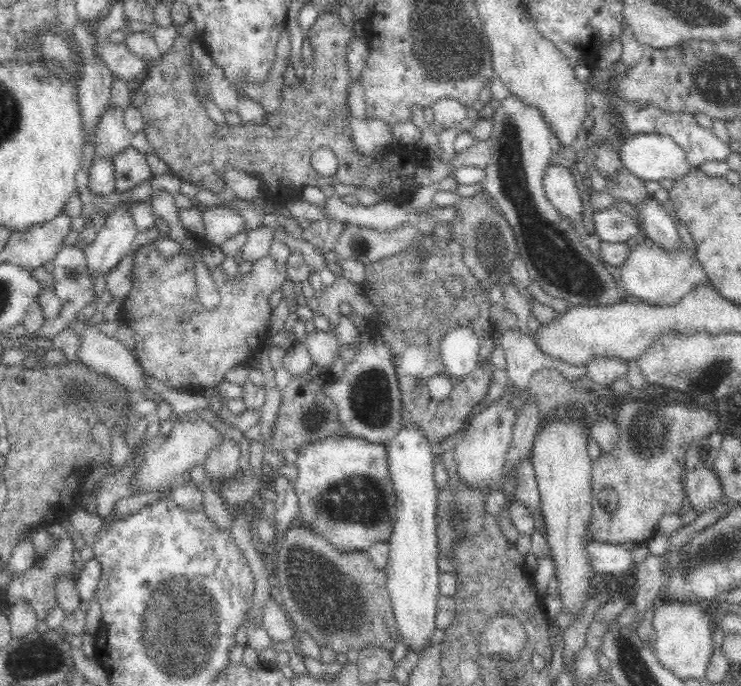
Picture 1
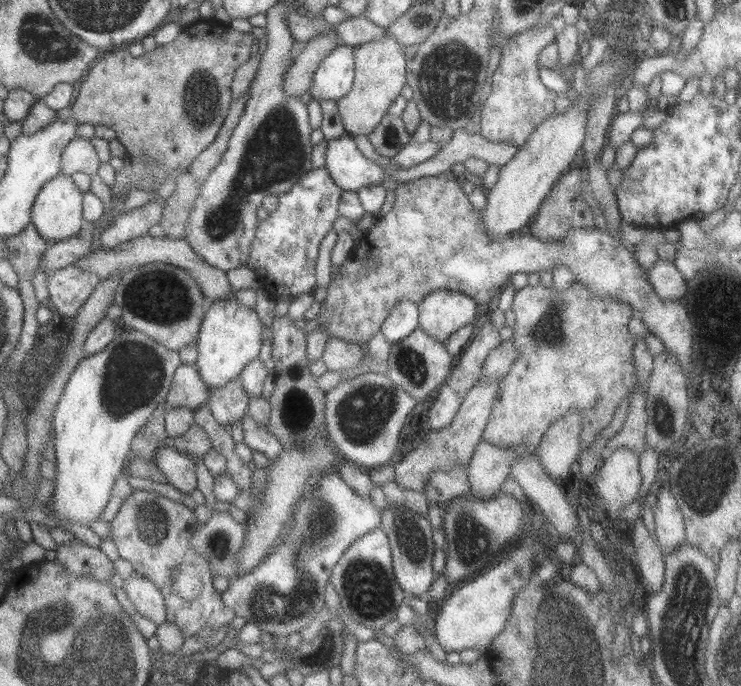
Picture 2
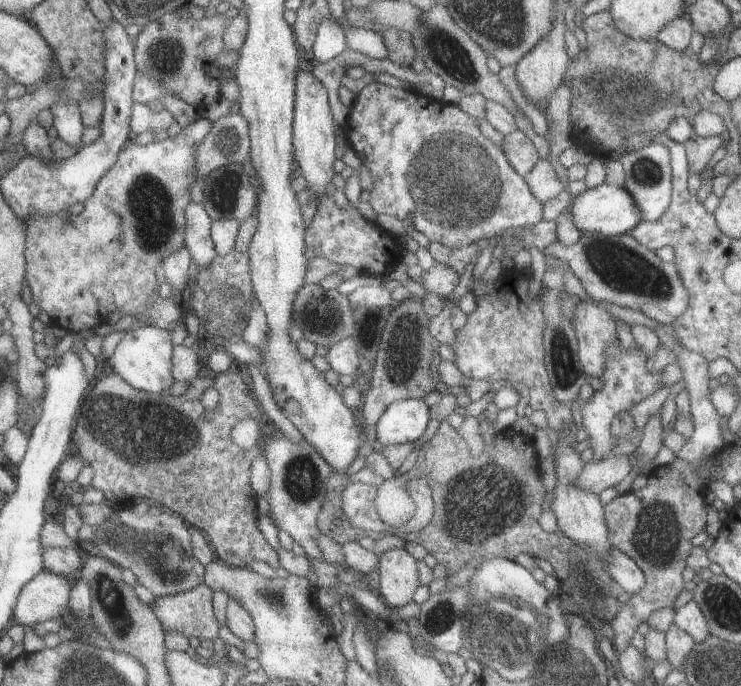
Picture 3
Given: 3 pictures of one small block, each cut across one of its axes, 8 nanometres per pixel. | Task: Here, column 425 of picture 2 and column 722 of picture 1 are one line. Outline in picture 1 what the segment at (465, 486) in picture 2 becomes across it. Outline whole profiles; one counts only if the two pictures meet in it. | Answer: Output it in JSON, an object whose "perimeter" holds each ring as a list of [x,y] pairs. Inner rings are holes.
{"perimeter":[[[713,468],[686,471],[682,481],[686,502],[690,504],[692,511],[702,513],[714,508],[724,495],[721,482]]]}

